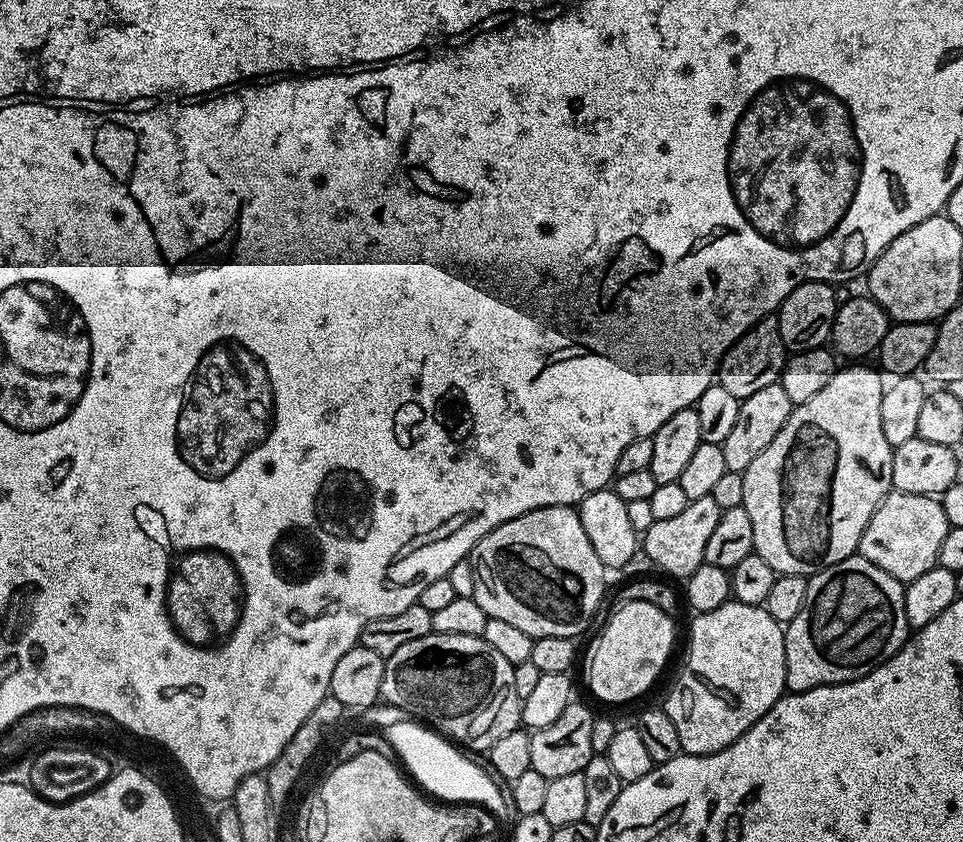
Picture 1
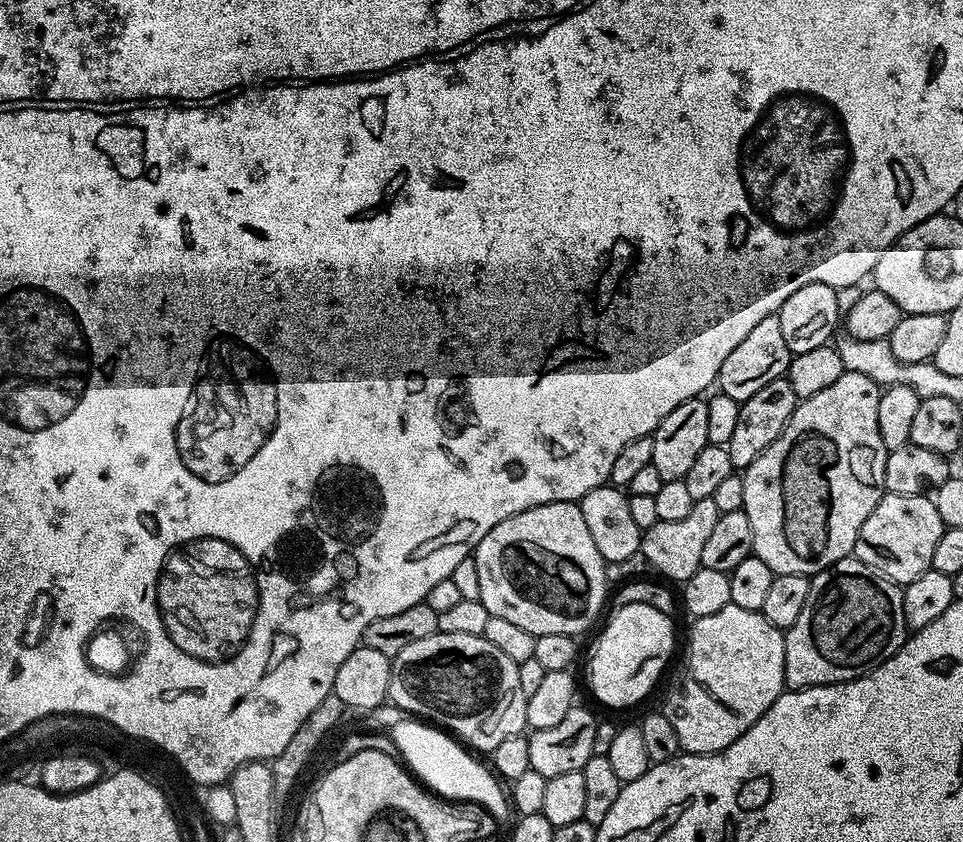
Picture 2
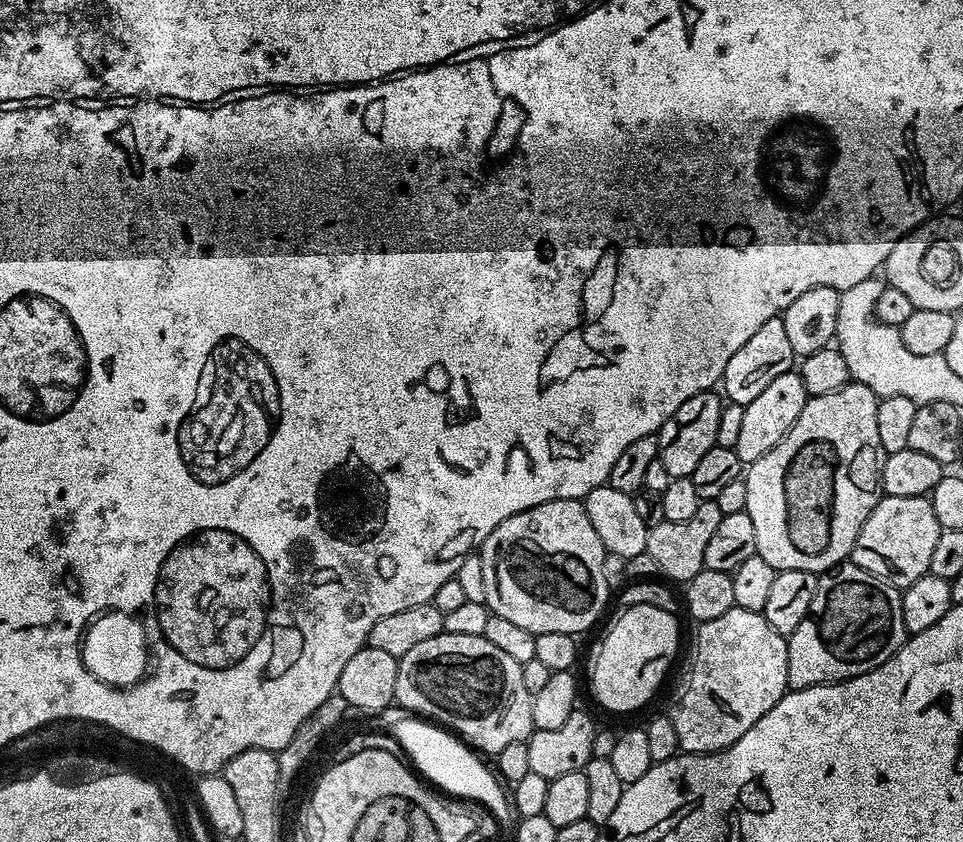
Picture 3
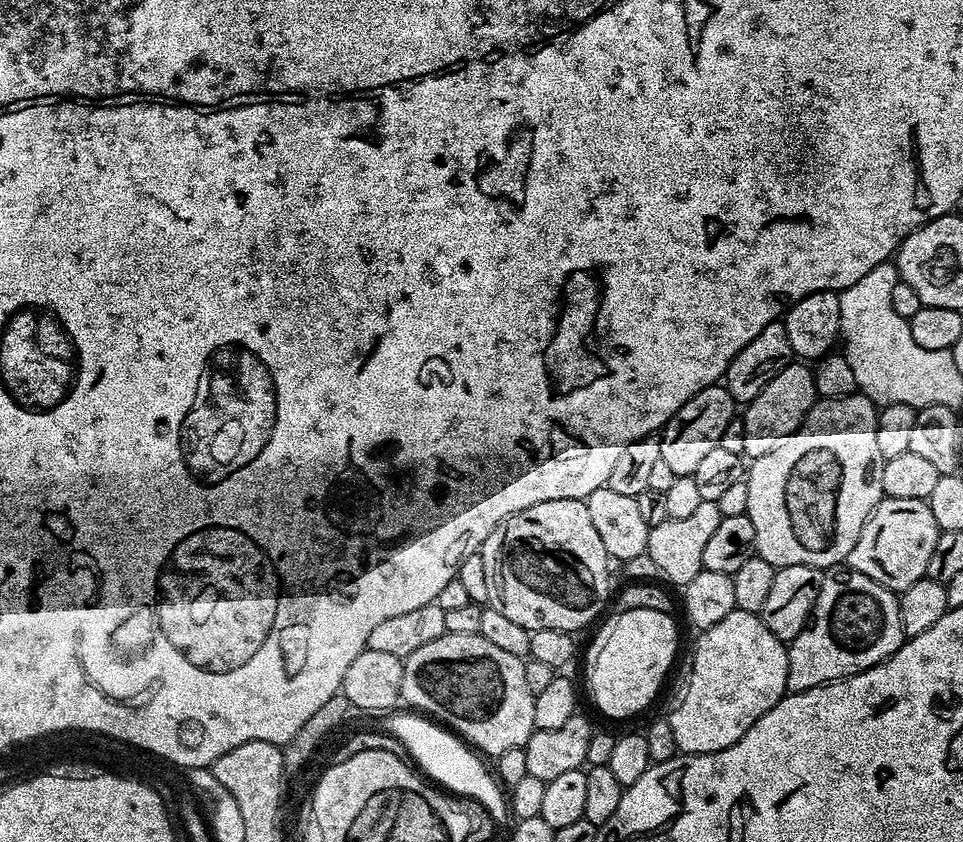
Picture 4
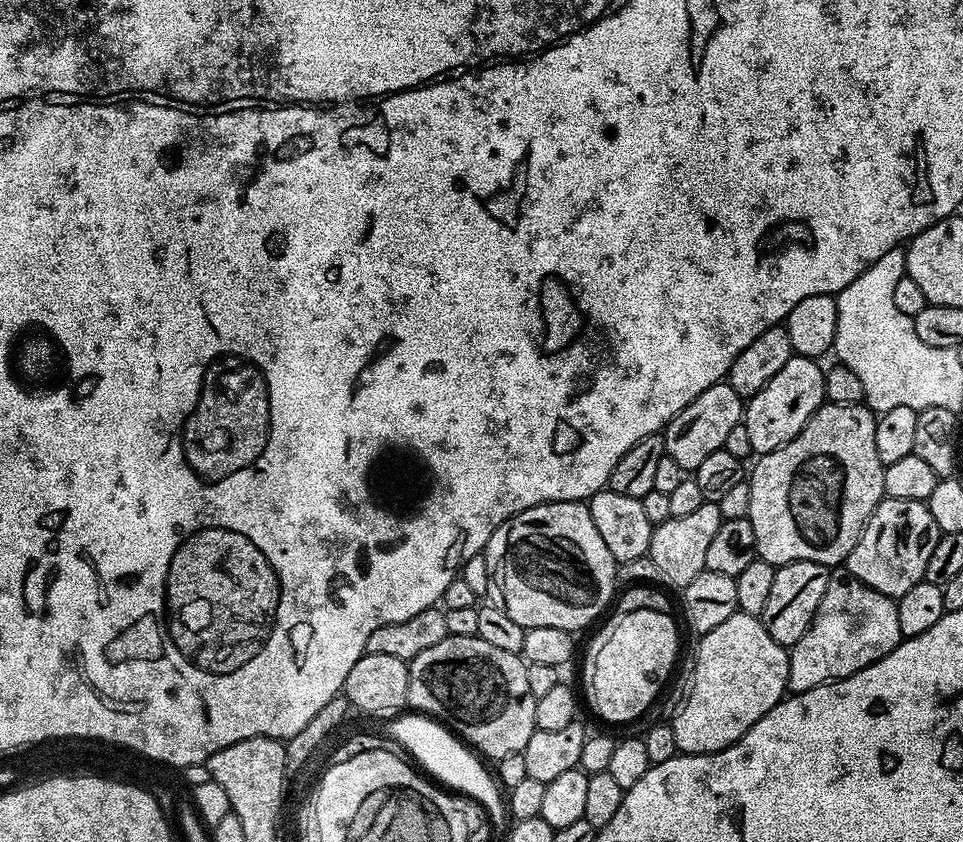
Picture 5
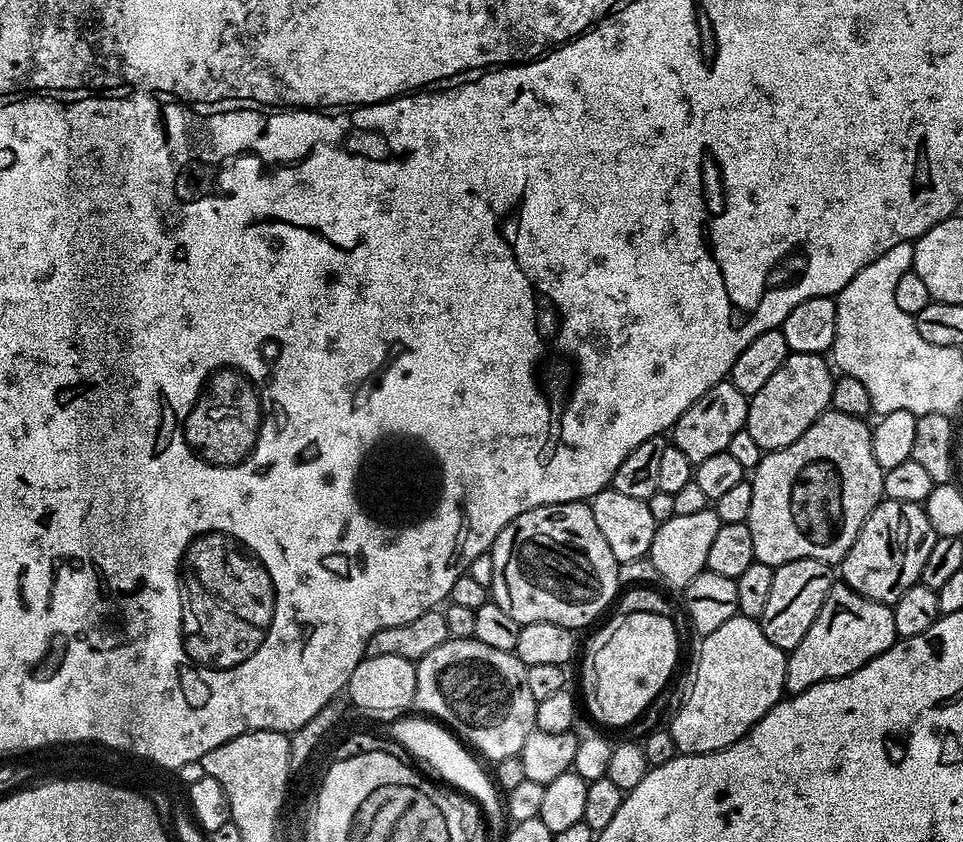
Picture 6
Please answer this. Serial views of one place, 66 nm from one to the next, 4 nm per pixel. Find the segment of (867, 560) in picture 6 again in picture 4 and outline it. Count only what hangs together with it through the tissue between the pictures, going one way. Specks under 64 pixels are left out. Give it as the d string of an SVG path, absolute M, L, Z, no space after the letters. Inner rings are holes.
M887 498L880 501L880 505L872 511L872 517L866 522L858 542L854 542L854 550L850 550L846 564L858 574L866 574L866 578L874 578L882 586L886 586L894 593L905 592L914 582L926 577L926 566L930 566L930 554L938 542L941 531L938 522L934 522L934 514L926 500L914 498Z

